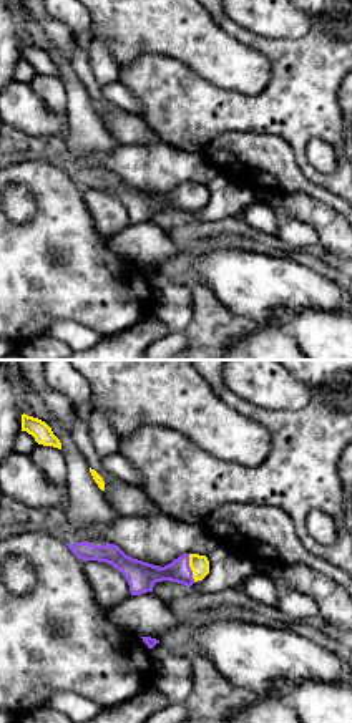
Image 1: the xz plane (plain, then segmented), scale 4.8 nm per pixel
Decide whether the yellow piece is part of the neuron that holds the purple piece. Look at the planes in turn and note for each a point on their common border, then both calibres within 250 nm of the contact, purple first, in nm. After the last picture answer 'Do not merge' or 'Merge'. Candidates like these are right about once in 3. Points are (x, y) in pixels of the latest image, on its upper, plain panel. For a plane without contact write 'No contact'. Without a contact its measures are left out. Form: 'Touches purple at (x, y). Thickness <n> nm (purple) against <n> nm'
Touches purple at (190, 198). Thickness 140 nm (purple) against 90 nm

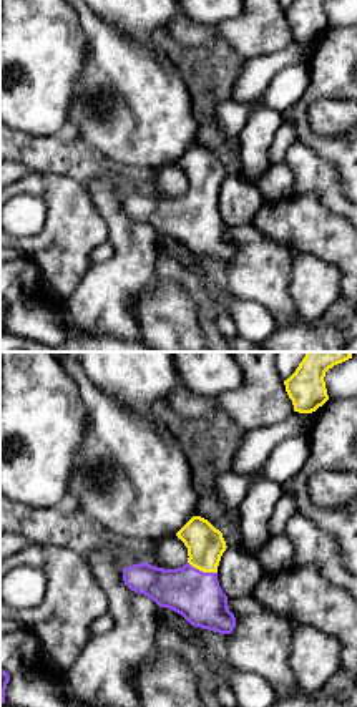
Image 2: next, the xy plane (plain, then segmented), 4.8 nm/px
Touches purple at (201, 199). Thickness 240 nm (purple) against 180 nm

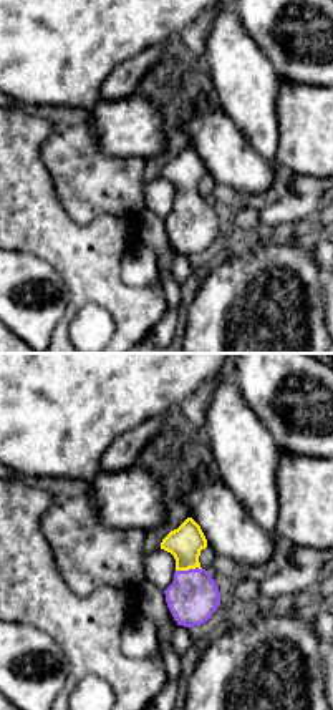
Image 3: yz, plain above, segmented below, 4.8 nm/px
Touches purple at (188, 199). Thickness 240 nm (purple) against 160 nm

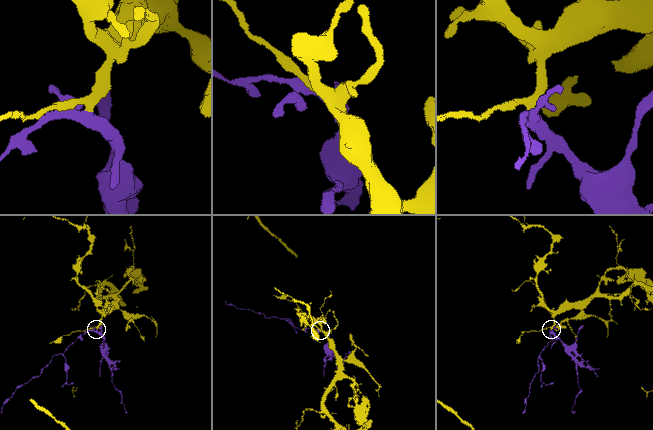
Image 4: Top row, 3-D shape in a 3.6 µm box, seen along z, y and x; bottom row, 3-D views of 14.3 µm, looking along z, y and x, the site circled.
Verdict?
Merge

